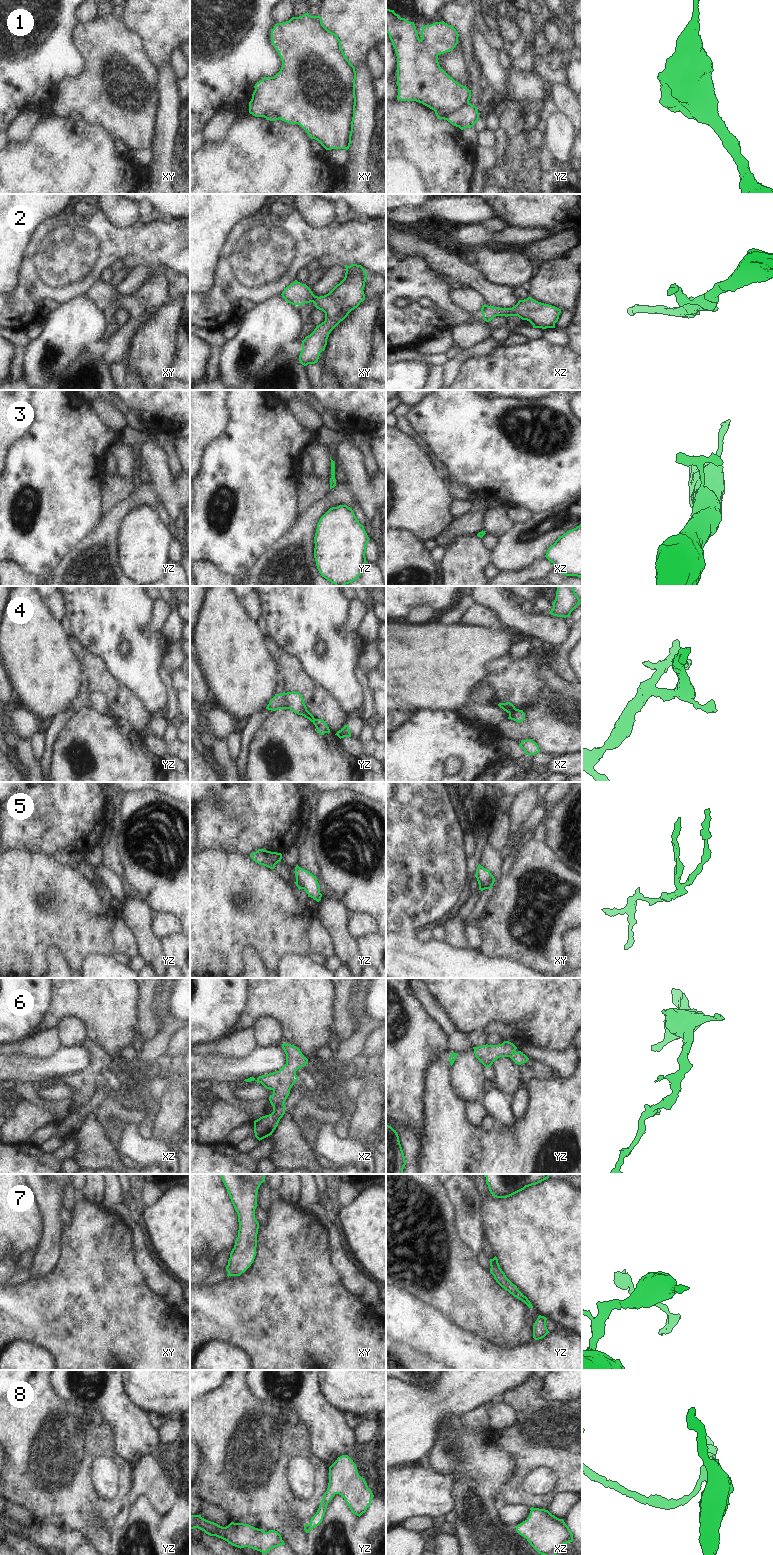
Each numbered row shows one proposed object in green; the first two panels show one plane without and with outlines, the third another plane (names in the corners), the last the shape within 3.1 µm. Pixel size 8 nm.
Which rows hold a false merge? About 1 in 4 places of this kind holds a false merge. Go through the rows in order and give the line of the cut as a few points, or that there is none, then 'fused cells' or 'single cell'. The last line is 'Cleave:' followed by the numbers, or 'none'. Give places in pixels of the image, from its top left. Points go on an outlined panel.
1: yz (468, 102), (455, 112), (449, 114), (435, 111) | fused cells
2: no cut | single cell
3: no cut | single cell
4: xz (516, 709), (509, 714) | fused cells
5: xy (492, 875), (486, 884), (486, 888) | fused cells
6: xz (283, 1103), (273, 1106) | fused cells
7: no cut | single cell
8: no cut | single cell
Cleave: 1, 4, 5, 6

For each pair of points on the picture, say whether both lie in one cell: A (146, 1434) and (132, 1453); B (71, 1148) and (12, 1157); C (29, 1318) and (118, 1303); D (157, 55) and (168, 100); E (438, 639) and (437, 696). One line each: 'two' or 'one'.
A: one
B: one
C: one
D: two
E: one

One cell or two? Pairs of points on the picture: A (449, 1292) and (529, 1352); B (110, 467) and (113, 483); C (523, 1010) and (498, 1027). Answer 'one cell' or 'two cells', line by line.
A: two cells
B: two cells
C: two cells

